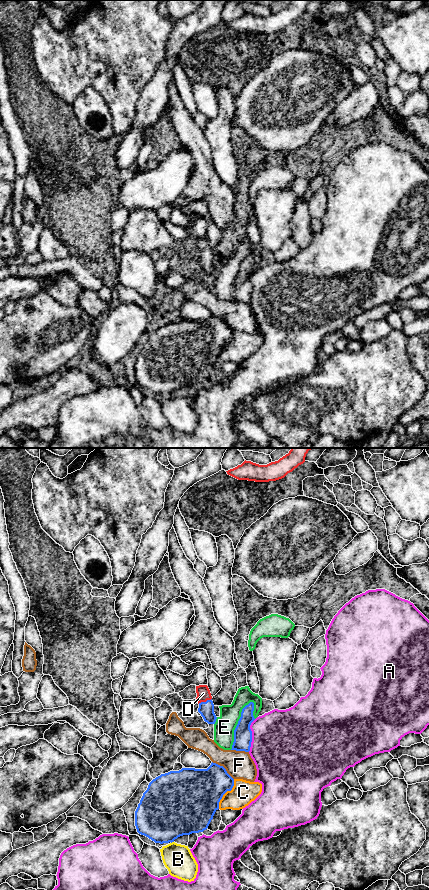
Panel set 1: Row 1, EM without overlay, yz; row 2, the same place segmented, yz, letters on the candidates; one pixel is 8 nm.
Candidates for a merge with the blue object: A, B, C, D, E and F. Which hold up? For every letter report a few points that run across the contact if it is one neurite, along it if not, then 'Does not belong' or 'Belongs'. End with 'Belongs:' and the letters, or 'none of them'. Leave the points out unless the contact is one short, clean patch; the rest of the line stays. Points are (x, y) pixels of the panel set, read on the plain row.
A: Does not belong
B: Line: yz (173, 393), (171, 395). Does not belong
C: Does not belong
D: Line: yz (206, 261), (204, 254), (203, 245). Belongs
E: Does not belong
F: Does not belong
Belongs: D

